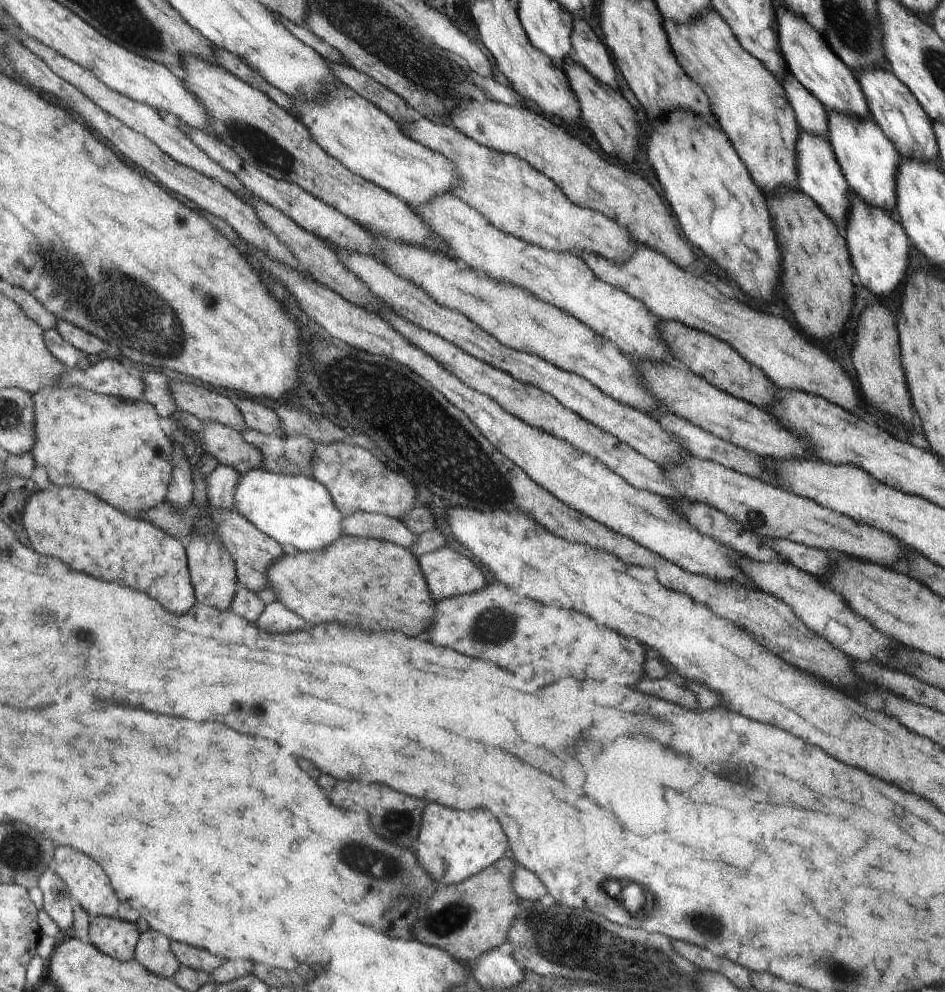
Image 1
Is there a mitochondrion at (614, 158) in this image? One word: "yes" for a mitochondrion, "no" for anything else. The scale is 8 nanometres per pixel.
no

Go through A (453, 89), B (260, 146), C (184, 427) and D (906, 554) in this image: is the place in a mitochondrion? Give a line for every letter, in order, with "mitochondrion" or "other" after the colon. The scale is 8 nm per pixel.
A: mitochondrion
B: mitochondrion
C: mitochondrion
D: other

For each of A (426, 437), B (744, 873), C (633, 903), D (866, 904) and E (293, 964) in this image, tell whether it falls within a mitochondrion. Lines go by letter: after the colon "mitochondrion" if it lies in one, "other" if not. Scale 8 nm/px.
A: mitochondrion
B: other
C: mitochondrion
D: other
E: other

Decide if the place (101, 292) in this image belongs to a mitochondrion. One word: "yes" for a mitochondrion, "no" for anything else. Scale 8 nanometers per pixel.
yes

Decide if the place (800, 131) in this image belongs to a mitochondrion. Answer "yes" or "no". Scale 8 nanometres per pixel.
no

